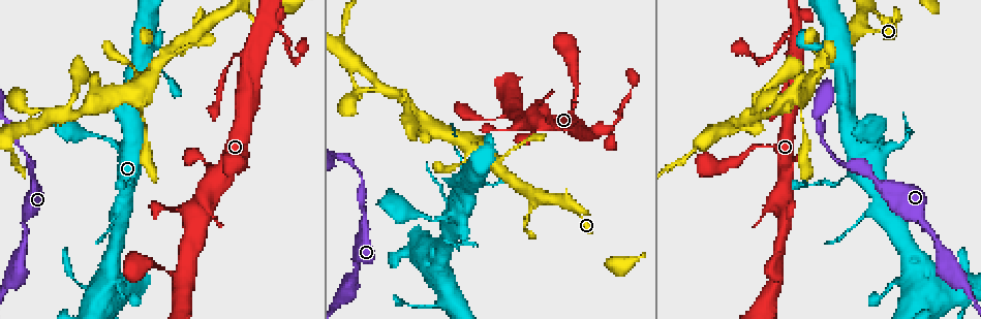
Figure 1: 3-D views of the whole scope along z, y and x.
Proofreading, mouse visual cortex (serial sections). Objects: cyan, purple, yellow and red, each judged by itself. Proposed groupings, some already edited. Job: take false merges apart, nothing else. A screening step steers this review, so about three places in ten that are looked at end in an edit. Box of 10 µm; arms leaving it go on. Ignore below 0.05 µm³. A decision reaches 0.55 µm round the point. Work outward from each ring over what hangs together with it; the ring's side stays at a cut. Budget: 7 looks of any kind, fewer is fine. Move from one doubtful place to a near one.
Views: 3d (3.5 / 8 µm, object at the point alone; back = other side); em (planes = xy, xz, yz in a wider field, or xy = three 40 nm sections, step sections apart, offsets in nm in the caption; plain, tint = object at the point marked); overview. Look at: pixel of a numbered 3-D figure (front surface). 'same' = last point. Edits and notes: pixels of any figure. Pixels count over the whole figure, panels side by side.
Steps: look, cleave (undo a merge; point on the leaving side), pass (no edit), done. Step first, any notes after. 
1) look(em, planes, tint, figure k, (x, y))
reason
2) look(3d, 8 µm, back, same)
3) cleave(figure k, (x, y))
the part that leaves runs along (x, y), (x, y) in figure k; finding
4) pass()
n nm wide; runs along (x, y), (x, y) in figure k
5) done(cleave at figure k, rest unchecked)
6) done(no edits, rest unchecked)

look(em, xy, step 1, tint, figure 1, (897, 284))
calibre changes

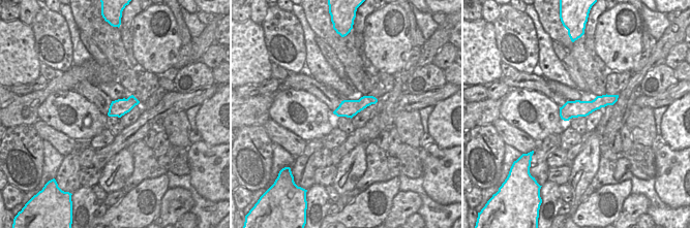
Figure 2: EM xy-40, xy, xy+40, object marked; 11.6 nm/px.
look(3d, 3.5 µm, same)

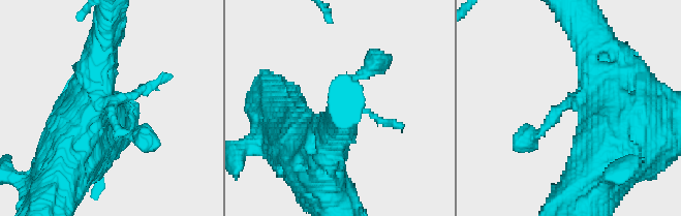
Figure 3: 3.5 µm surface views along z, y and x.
pass()
200 nm wide; runs along (590, 54), (595, 86), (526, 136) in figure 3; one cell here

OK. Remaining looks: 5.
look(3d, 8 µm, figure 1, (231, 63))
sudden change in width

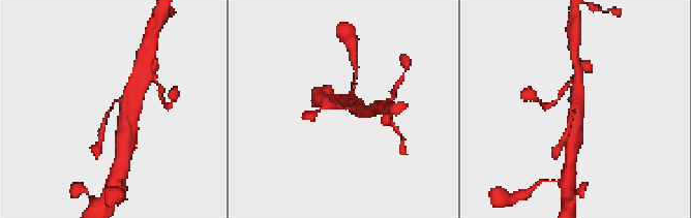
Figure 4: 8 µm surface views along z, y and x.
look(3d, 3.5 µm, same)
zoom in

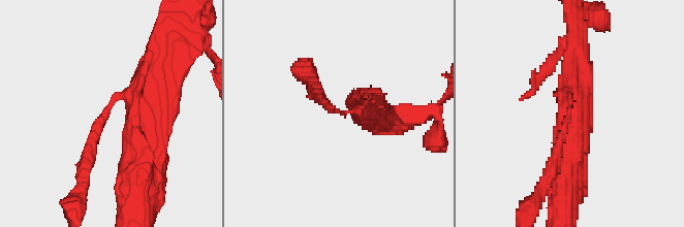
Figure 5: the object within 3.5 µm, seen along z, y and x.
look(em, planes, tint, figure 5, (568, 112))
arms of 200, 450 nm

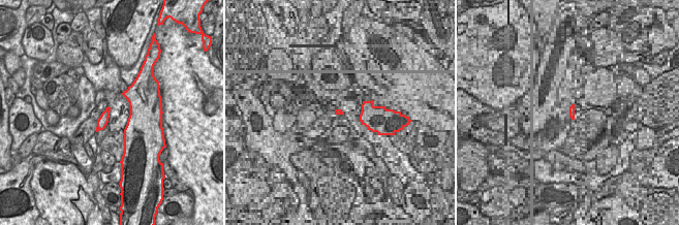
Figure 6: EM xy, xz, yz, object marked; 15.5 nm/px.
pass()
160 nm wide; runs along (379, 120), (332, 109), (315, 91) in figure 5; one cell here

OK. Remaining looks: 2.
done(no edits, rest unchecked)

